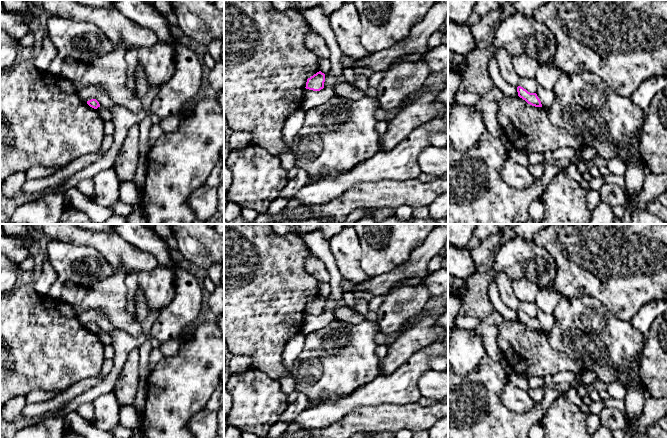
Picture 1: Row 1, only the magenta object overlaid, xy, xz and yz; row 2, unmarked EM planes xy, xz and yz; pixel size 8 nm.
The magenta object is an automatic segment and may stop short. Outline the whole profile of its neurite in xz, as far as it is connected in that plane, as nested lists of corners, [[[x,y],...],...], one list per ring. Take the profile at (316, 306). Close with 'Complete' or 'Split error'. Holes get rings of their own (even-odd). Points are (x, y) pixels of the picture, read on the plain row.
[[[319,295],[307,303],[305,312],[313,315],[320,315],[324,312],[324,306],[325,298]]]. Complete

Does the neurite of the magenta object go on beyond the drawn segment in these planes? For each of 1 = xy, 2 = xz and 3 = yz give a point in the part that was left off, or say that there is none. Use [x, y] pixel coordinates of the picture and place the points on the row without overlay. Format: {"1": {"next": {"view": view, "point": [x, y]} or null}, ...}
{"1": {"next": null}, "2": {"next": null}, "3": {"next": null}}

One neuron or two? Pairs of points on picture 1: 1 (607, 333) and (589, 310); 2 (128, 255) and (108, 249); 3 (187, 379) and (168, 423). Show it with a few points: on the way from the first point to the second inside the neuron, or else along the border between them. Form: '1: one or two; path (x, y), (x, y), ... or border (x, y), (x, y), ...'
1: one; path (601, 327), (590, 316)
2: one; path (123, 253), (113, 249)
3: one; path (177, 390), (172, 400), (163, 409), (165, 412)

